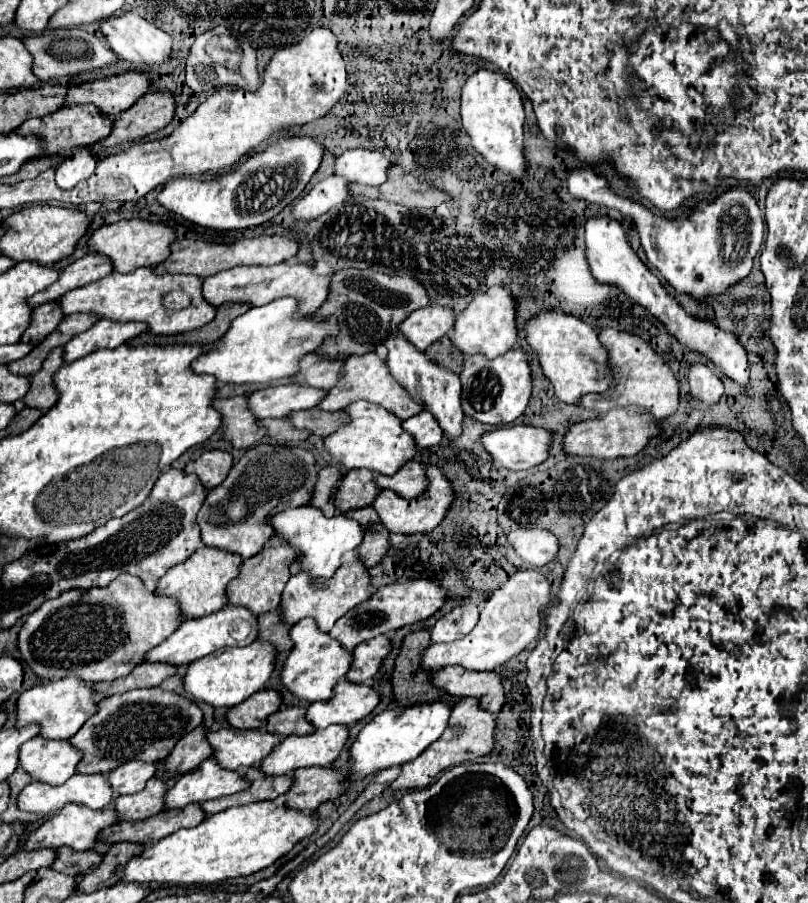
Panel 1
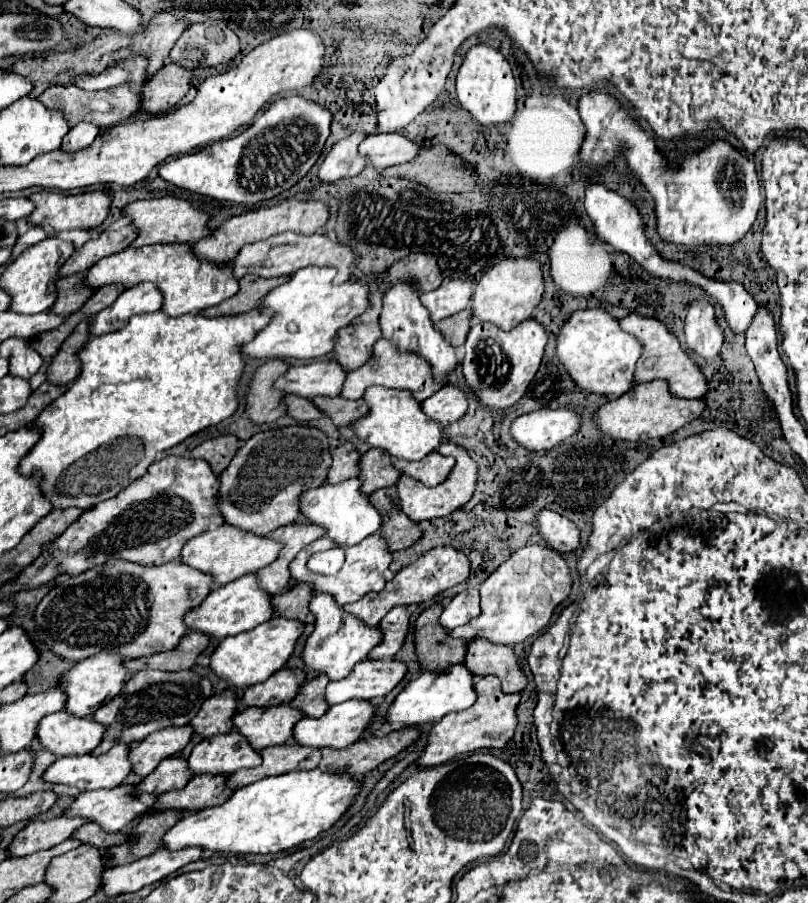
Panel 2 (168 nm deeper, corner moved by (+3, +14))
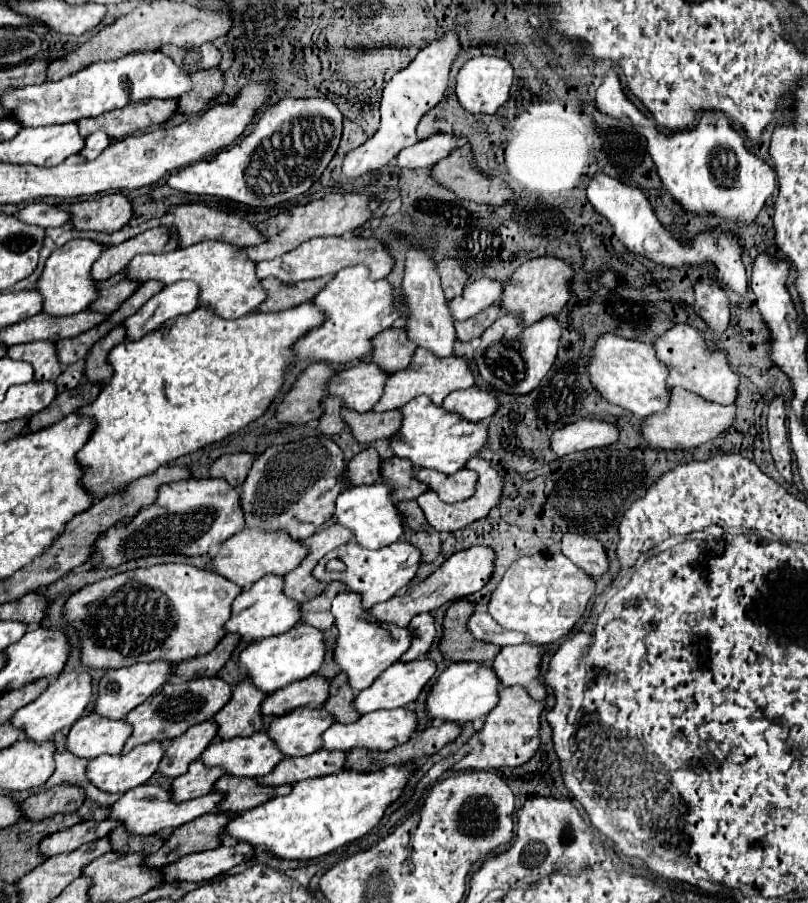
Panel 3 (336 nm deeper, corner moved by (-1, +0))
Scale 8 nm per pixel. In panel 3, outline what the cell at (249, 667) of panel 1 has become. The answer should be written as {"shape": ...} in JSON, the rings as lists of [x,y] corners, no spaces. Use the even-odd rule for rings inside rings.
{"shape":[[[296,624],[292,630],[284,634],[248,644],[240,652],[238,662],[246,670],[246,678],[252,680],[252,684],[258,686],[260,692],[270,694],[278,688],[284,688],[296,680],[304,680],[306,676],[318,672],[324,660],[324,650],[326,650],[326,644],[324,644],[324,634],[320,630],[314,630],[312,626],[306,626],[306,624]]]}

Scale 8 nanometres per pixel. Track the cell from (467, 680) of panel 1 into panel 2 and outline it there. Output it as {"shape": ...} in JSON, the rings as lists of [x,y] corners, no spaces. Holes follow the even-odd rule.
{"shape":[[[472,640],[468,644],[464,664],[474,676],[498,676],[506,694],[522,692],[528,684],[528,678],[516,662],[512,646],[490,644],[490,640]]]}

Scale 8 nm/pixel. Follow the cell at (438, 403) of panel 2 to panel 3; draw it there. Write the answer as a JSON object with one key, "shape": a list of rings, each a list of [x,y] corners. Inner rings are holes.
{"shape":[[[472,386],[466,390],[452,392],[448,398],[444,398],[442,408],[452,410],[454,414],[460,414],[464,420],[480,422],[484,418],[490,418],[496,412],[498,400],[496,400],[494,392]]]}

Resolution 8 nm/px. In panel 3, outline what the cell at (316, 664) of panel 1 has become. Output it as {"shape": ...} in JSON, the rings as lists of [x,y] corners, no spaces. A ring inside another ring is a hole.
{"shape":[[[340,592],[332,600],[332,616],[338,628],[334,664],[338,666],[340,672],[348,676],[348,684],[354,690],[354,694],[368,688],[382,670],[386,670],[392,662],[396,662],[410,648],[412,636],[406,628],[398,628],[390,624],[380,626],[376,622],[370,622],[370,618],[366,618],[366,610],[358,606],[358,598],[354,598],[354,594]]]}

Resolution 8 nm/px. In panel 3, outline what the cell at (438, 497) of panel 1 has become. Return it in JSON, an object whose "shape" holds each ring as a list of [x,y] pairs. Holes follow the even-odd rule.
{"shape":[[[472,456],[472,458],[466,462],[466,468],[470,468],[470,470],[474,470],[474,472],[478,474],[476,492],[474,492],[474,496],[470,496],[468,500],[456,502],[456,504],[444,504],[444,502],[440,502],[440,498],[438,498],[432,490],[426,490],[424,494],[420,494],[420,496],[416,498],[416,502],[418,502],[418,506],[422,508],[422,512],[424,512],[424,516],[426,516],[426,520],[428,520],[428,524],[430,524],[436,532],[454,532],[454,530],[460,530],[460,528],[472,524],[474,520],[486,518],[488,512],[498,504],[498,498],[500,498],[500,494],[502,494],[502,478],[500,478],[500,474],[498,474],[486,460],[482,460],[480,456]]]}

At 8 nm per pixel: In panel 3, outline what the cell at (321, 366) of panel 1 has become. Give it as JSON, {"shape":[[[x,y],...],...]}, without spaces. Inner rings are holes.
{"shape":[[[398,326],[380,332],[372,338],[374,346],[370,352],[372,364],[376,364],[384,372],[398,372],[408,366],[410,354],[414,354],[416,346],[406,338],[406,332]]]}

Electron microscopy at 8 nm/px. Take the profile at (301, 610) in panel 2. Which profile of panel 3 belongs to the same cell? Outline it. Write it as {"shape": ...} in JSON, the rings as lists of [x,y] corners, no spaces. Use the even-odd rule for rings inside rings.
{"shape":[[[330,582],[322,594],[318,594],[316,598],[312,598],[310,602],[304,602],[300,606],[300,614],[302,614],[302,622],[310,624],[318,630],[330,630],[334,624],[334,618],[330,618],[330,602],[332,598],[342,590],[342,586],[338,586],[338,582]]]}

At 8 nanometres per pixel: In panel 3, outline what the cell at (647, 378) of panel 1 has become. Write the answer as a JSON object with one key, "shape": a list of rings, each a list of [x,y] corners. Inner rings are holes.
{"shape":[[[676,324],[670,330],[666,330],[660,338],[652,342],[656,356],[668,366],[668,378],[666,384],[670,388],[680,386],[684,390],[690,390],[708,402],[716,404],[732,404],[736,398],[736,386],[738,386],[738,376],[732,372],[728,366],[726,354],[722,350],[710,350],[704,344],[704,336],[690,328],[688,324]]]}

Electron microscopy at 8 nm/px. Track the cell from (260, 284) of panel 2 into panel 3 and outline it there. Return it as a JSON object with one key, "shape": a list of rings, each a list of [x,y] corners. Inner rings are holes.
{"shape":[[[266,278],[262,280],[262,288],[266,290],[266,300],[256,308],[260,312],[280,312],[294,308],[302,302],[308,302],[330,278],[316,278],[316,280],[306,280],[298,284],[282,284],[276,278]]]}

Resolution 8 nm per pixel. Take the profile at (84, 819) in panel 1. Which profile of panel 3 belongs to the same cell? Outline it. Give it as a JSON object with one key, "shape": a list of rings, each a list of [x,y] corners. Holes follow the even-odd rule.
{"shape":[[[144,784],[144,786],[138,786],[138,788],[132,788],[132,790],[124,792],[122,798],[116,800],[110,806],[108,818],[120,822],[132,836],[148,836],[148,834],[156,834],[156,832],[160,832],[164,828],[178,828],[184,822],[190,822],[190,820],[210,812],[210,810],[214,810],[214,806],[220,800],[222,800],[220,794],[206,794],[206,796],[200,796],[196,800],[186,800],[186,802],[178,804],[178,802],[170,800],[170,792],[168,790]]]}

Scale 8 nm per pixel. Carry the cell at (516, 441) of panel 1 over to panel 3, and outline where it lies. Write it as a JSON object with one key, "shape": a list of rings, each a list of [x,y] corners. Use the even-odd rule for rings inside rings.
{"shape":[[[578,420],[566,424],[550,436],[550,450],[556,456],[566,456],[572,452],[610,446],[618,440],[618,428],[602,420]]]}

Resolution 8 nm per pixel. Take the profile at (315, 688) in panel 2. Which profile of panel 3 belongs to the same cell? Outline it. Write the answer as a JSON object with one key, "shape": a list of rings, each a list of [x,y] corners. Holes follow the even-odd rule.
{"shape":[[[342,672],[336,674],[330,682],[330,696],[324,702],[324,708],[328,714],[332,714],[334,722],[350,724],[356,718],[360,718],[360,714],[350,706],[352,698],[354,698],[354,694],[346,682],[346,674],[342,674]]]}

